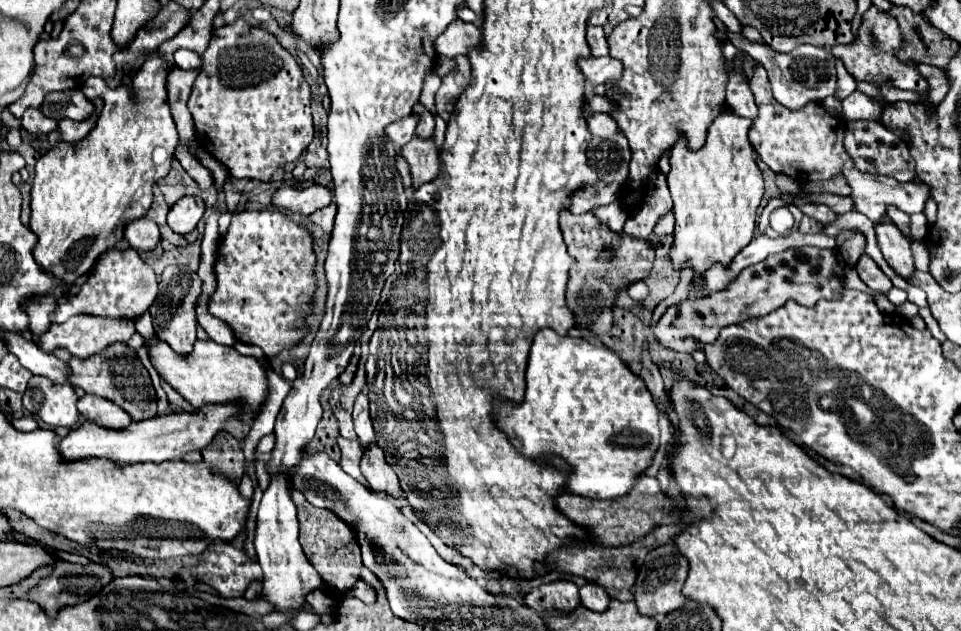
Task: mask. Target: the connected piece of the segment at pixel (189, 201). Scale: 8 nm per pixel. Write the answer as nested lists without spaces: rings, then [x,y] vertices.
[[[182,196],[168,212],[168,226],[178,234],[188,234],[204,216],[206,204],[200,196]]]

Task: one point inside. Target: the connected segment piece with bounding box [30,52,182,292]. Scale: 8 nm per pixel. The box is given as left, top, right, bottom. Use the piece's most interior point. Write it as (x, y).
(83, 195)

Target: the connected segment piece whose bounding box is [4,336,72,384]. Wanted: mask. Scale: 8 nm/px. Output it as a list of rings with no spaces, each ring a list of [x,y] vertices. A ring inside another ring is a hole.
[[[8,336],[8,340],[4,340],[8,350],[20,360],[20,364],[24,368],[28,368],[32,374],[40,374],[50,378],[52,382],[60,382],[60,384],[68,384],[68,378],[72,376],[72,370],[68,368],[68,364],[64,364],[62,360],[58,360],[52,354],[42,352],[36,344],[32,344],[32,340],[24,338],[24,336]]]

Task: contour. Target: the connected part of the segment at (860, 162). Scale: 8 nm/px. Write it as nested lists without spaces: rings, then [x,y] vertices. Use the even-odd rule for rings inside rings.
[[[842,118],[842,120],[846,124],[846,136],[844,136],[846,152],[850,154],[850,158],[854,160],[854,164],[860,172],[870,172],[876,176],[890,176],[898,182],[914,180],[914,176],[916,176],[914,160],[908,152],[908,146],[904,144],[904,140],[900,140],[898,136],[892,136],[892,132],[888,132],[880,122],[848,120],[848,118]]]

